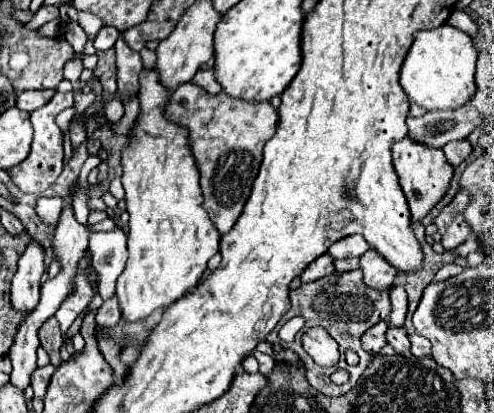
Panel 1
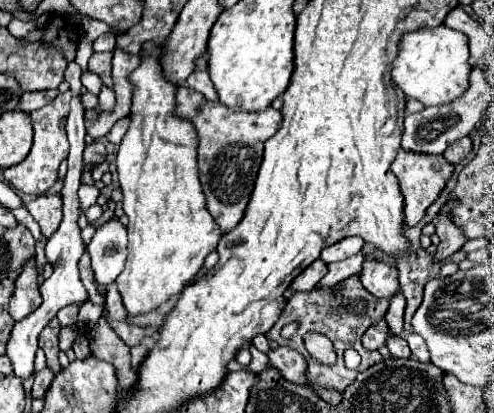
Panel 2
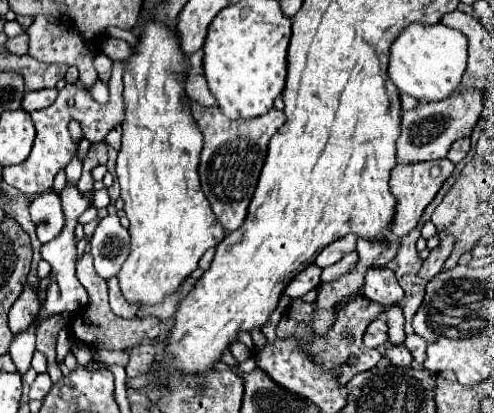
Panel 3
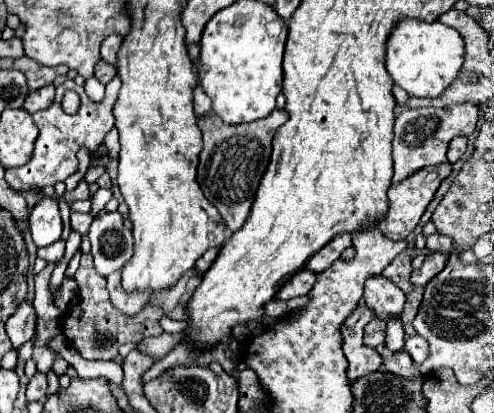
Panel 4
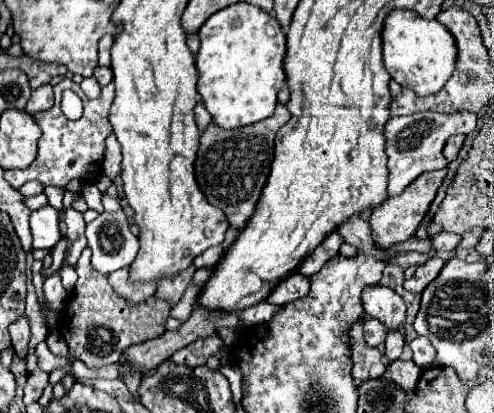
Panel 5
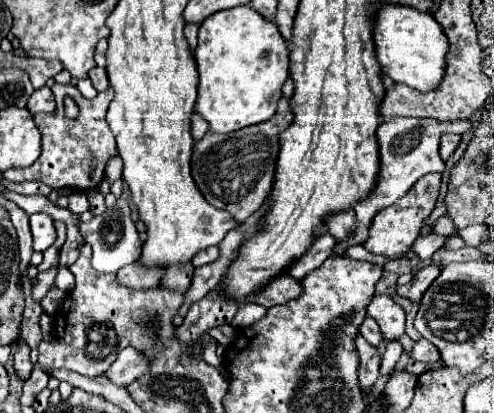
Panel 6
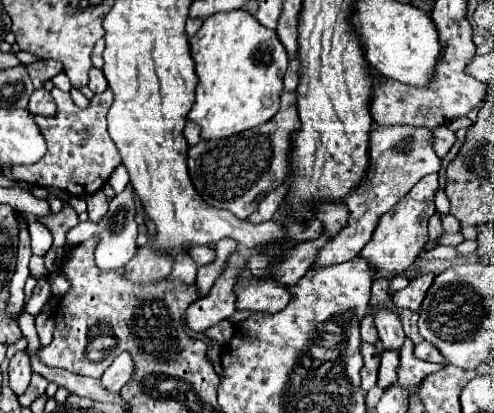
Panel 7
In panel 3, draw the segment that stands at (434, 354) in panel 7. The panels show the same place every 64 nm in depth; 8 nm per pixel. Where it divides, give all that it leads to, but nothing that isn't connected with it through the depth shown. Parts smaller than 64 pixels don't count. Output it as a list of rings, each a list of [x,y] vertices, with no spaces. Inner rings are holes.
[[[410,334],[410,336],[406,336],[404,344],[406,344],[406,348],[412,352],[414,362],[424,364],[424,360],[426,360],[426,342],[424,342],[418,334]]]

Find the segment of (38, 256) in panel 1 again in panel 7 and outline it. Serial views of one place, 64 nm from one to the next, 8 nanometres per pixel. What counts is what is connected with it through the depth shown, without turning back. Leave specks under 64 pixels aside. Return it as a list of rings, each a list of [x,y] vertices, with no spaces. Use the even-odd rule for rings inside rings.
[[[16,352],[14,358],[10,360],[10,380],[8,380],[14,394],[20,396],[28,388],[30,376],[32,376],[30,356],[26,352]]]

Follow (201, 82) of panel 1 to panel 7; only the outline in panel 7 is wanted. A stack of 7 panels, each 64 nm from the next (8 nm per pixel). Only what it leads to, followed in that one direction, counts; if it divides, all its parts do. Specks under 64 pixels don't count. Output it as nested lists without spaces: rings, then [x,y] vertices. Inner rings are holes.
[[[188,122],[186,128],[184,128],[184,136],[186,136],[186,140],[188,140],[190,146],[198,144],[198,142],[202,140],[202,138],[200,138],[200,126],[198,126],[196,122]]]

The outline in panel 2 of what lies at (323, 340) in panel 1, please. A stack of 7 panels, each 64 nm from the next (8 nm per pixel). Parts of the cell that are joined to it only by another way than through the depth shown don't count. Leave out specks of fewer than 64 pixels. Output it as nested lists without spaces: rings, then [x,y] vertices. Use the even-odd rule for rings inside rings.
[[[308,332],[304,336],[304,346],[310,352],[310,356],[314,360],[318,360],[320,364],[333,365],[335,363],[336,353],[328,336],[324,336],[320,332]]]

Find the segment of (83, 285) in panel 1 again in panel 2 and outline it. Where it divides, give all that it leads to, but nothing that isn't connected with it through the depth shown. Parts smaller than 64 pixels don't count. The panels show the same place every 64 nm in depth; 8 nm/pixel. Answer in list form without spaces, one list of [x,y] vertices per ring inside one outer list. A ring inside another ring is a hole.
[[[76,302],[76,304],[70,304],[70,306],[66,306],[66,308],[62,308],[62,310],[58,312],[56,318],[60,320],[60,326],[62,326],[62,328],[76,324],[76,316],[78,316],[80,306],[82,306],[82,302]]]

